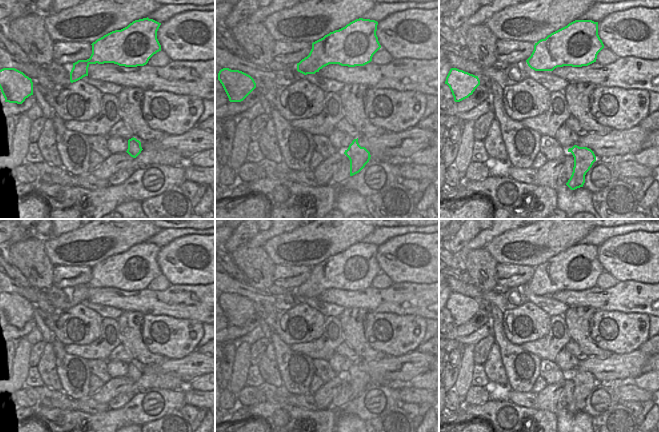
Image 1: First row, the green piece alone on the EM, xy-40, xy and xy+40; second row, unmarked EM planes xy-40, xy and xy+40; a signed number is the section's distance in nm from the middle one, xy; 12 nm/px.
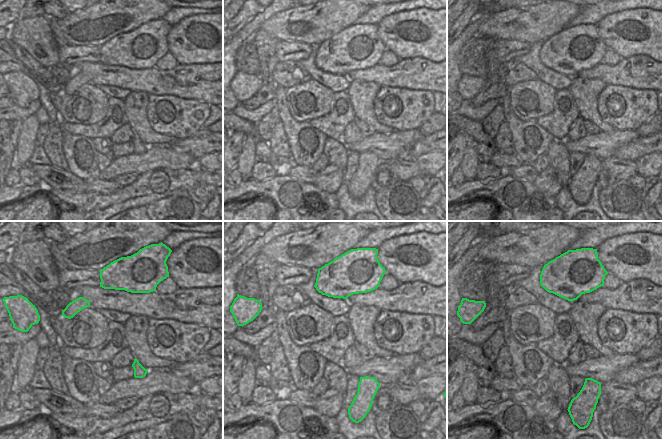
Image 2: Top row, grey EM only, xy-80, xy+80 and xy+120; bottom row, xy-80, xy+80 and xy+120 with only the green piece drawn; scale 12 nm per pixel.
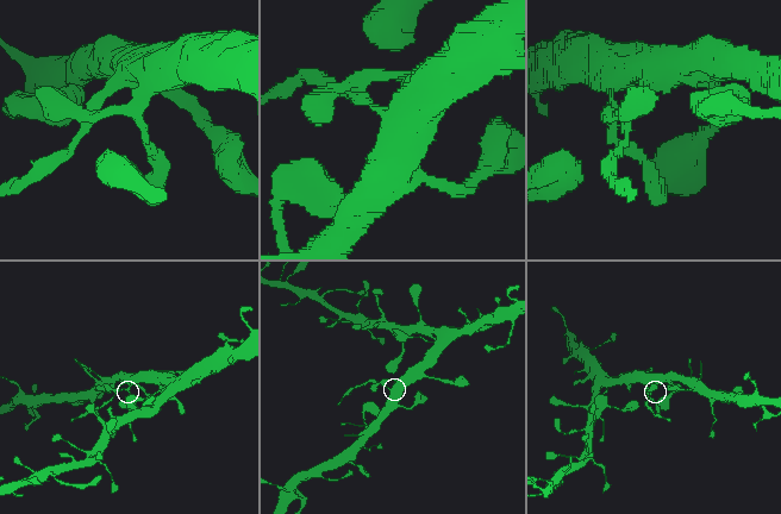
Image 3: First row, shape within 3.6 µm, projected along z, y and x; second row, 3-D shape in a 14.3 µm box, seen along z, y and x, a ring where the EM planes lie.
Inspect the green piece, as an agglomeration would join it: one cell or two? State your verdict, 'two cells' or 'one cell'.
two cells

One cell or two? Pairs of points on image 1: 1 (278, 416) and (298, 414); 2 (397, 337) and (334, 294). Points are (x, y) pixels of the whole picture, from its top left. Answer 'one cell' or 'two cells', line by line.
1: one cell
2: two cells

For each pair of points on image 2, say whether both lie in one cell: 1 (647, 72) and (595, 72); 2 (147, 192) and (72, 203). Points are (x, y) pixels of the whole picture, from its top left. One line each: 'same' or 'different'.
1: same
2: same

